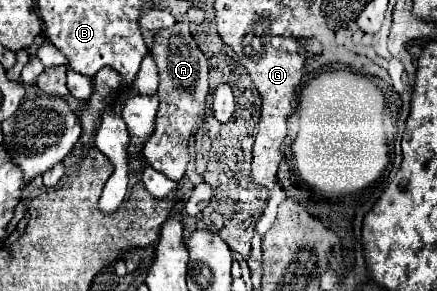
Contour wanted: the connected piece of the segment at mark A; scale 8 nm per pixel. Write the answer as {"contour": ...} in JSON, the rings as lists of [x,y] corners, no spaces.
{"contour":[[[175,23],[171,29],[161,29],[153,37],[149,53],[159,69],[159,115],[155,135],[143,147],[143,157],[153,169],[179,181],[187,171],[191,139],[199,129],[203,129],[207,119],[209,63],[193,41],[187,23]]]}

